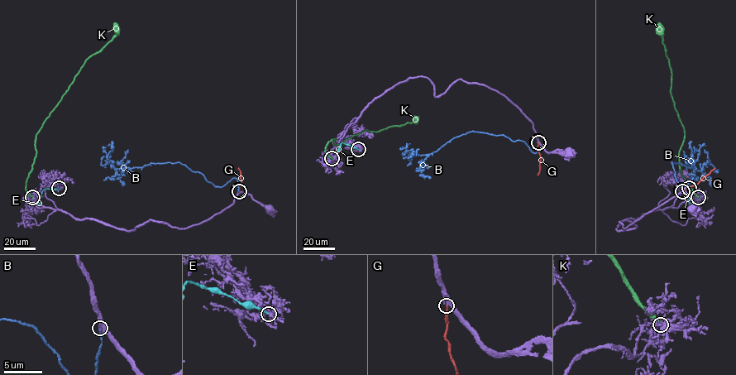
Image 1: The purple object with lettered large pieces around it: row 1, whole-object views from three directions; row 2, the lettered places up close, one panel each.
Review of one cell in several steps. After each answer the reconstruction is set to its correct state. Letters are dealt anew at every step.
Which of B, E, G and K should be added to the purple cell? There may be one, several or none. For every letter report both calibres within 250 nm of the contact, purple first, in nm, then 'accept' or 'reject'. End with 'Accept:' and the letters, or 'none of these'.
B: 170/260 nm | reject
E: 280/190 nm | reject
G: 200/220 nm | reject
K: 360/460 nm | reject
Accept: none of these

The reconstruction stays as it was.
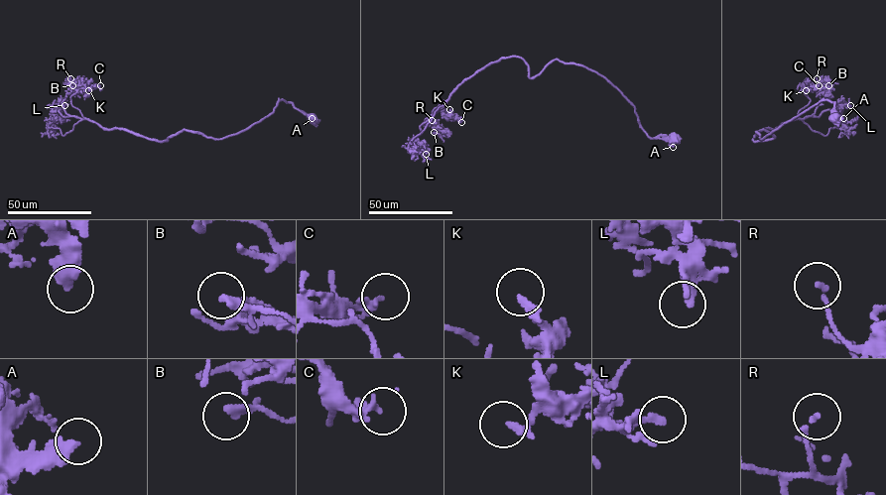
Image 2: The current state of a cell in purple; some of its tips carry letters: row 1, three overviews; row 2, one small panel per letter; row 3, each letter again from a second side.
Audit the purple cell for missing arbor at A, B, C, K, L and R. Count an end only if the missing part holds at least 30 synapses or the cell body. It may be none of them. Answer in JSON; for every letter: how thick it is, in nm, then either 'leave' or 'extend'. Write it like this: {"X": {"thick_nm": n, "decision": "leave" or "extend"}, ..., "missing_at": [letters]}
{"A": {"thick_nm": 460, "decision": "leave"}, "B": {"thick_nm": 200, "decision": "leave"}, "C": {"thick_nm": 240, "decision": "leave"}, "K": {"thick_nm": 260, "decision": "leave"}, "L": {"thick_nm": 260, "decision": "leave"}, "R": {"thick_nm": 150, "decision": "leave"}, "missing_at": []}

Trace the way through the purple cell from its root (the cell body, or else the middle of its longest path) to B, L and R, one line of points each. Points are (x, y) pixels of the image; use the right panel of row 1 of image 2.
B: (834, 118), (834, 102), (820, 101), (753, 140), (811, 116), (828, 85)
L: (834, 118), (834, 102), (820, 101), (763, 139), (756, 131), (773, 138), (753, 140), (766, 128), (850, 105)
R: (834, 118), (834, 102), (820, 101), (753, 140), (812, 115), (817, 78)

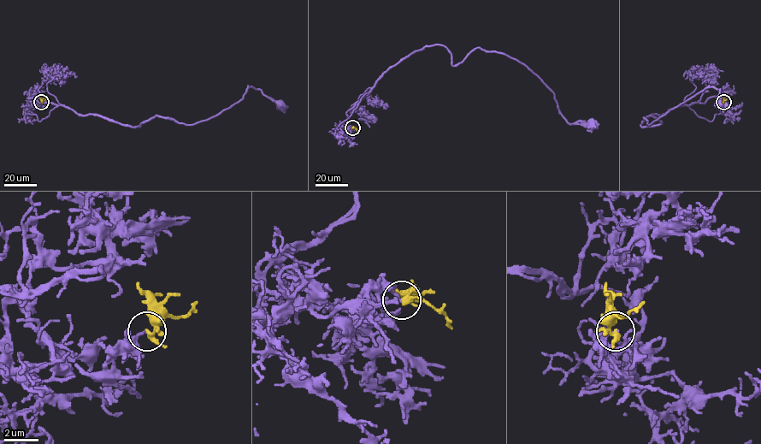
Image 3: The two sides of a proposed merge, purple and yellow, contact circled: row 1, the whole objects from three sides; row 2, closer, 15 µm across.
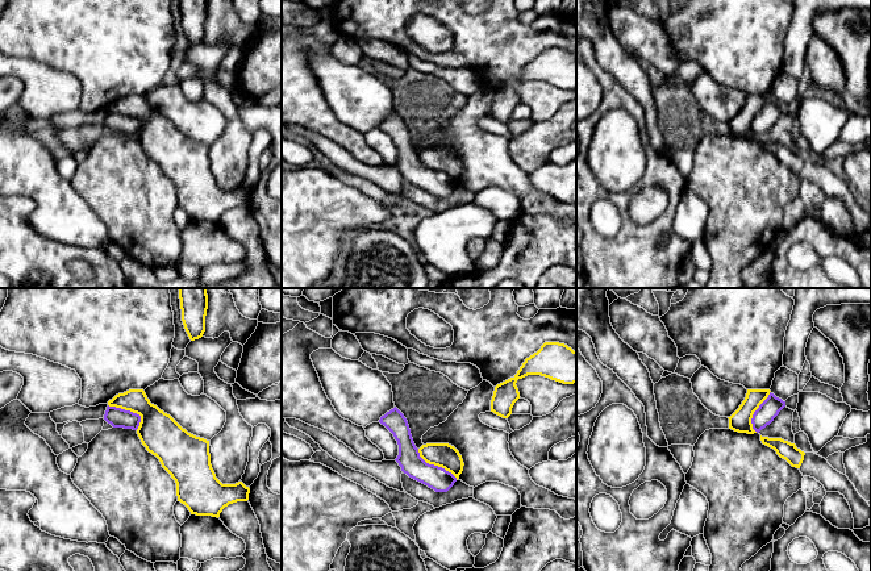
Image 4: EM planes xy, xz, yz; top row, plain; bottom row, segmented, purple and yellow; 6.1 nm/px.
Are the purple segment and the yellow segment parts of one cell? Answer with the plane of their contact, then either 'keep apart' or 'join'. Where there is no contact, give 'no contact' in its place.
xy | keep apart

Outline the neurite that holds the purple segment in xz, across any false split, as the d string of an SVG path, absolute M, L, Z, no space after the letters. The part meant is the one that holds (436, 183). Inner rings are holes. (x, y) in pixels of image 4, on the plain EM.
M396 112L382 121L379 128L384 130L397 146L399 161L395 166L404 179L436 197L447 197L454 191L457 183L451 178L442 172L429 170L420 162L408 126Z

